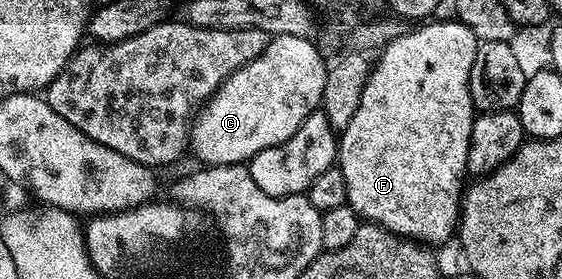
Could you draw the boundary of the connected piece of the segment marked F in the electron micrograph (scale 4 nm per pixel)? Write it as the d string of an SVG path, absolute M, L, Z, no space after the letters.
M429 20L421 26L418 30L413 30L408 34L408 32L403 32L394 39L389 45L385 46L384 49L380 51L381 59L375 62L372 67L369 79L367 80L367 88L363 88L363 100L359 100L359 109L355 111L355 116L351 120L351 124L339 134L339 165L343 176L347 176L347 205L354 210L358 216L361 217L366 222L376 222L377 225L387 228L393 234L399 234L403 238L412 238L413 241L422 244L434 244L433 242L445 242L449 237L454 237L455 231L459 226L459 219L461 217L461 200L463 197L463 185L461 186L461 181L467 178L467 152L469 151L469 141L471 140L471 128L473 127L473 120L475 117L475 111L473 109L473 101L471 100L471 88L469 87L469 81L471 80L471 64L475 64L475 52L478 48L478 40L475 36L475 32L471 32L471 28L467 28L463 23L450 20L450 22L433 22L437 20Z

